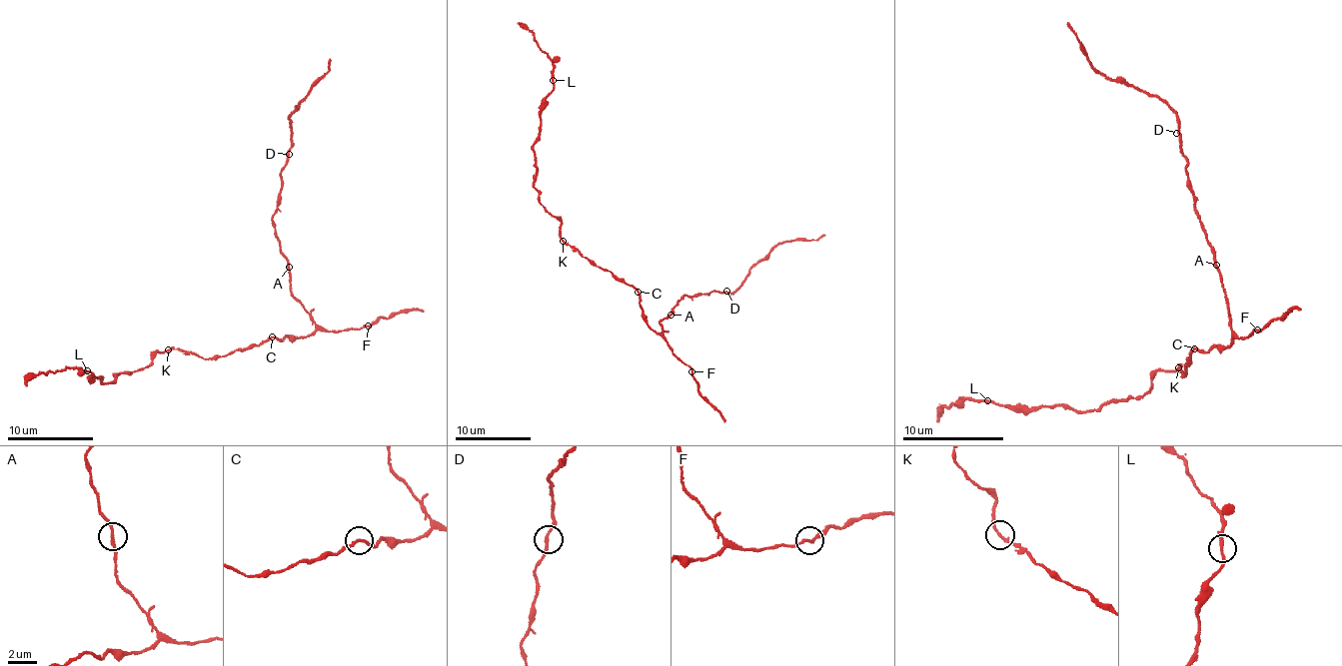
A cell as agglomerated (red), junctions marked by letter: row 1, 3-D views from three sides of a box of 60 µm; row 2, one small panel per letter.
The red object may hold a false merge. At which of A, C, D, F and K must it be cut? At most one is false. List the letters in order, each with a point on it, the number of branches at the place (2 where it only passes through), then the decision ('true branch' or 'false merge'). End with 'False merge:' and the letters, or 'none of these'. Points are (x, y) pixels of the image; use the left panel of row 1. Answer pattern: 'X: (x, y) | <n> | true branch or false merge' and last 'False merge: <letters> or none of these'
A: (289, 267) | 2 | true branch
C: (272, 336) | 2 | true branch
D: (289, 154) | 2 | true branch
F: (368, 326) | 2 | true branch
K: (168, 349) | 2 | true branch
False merge: none of these

